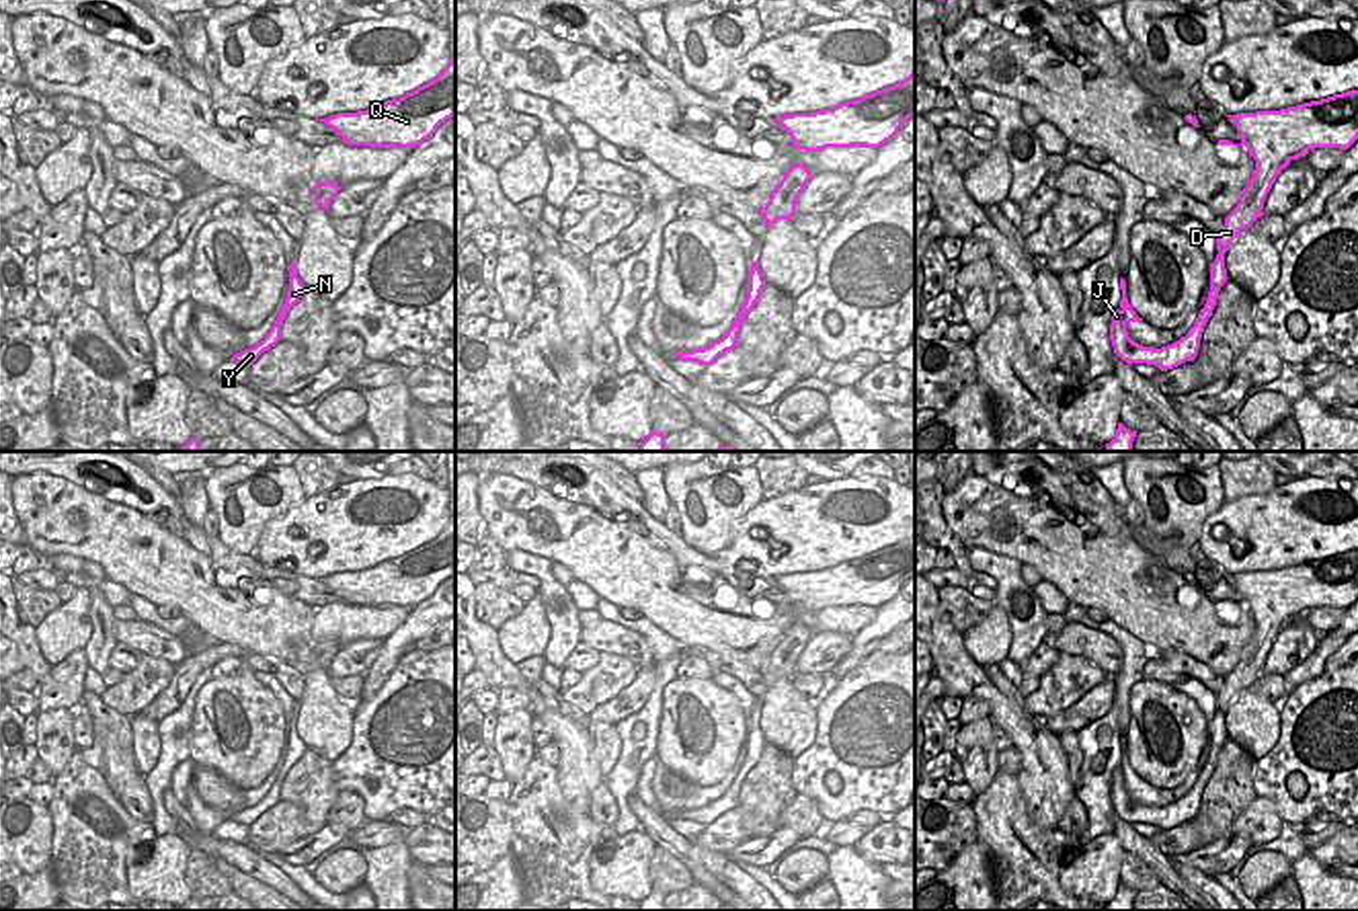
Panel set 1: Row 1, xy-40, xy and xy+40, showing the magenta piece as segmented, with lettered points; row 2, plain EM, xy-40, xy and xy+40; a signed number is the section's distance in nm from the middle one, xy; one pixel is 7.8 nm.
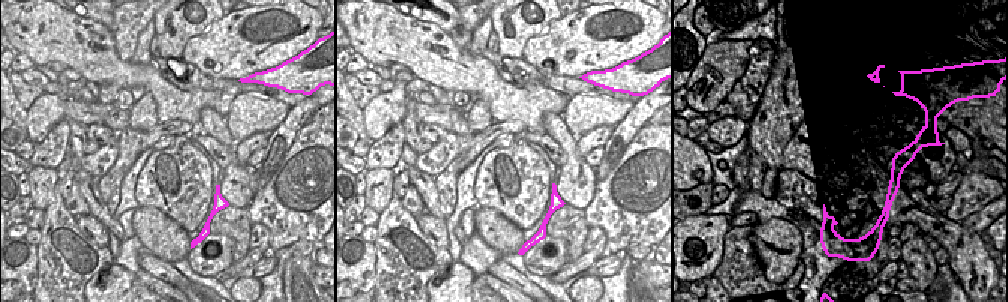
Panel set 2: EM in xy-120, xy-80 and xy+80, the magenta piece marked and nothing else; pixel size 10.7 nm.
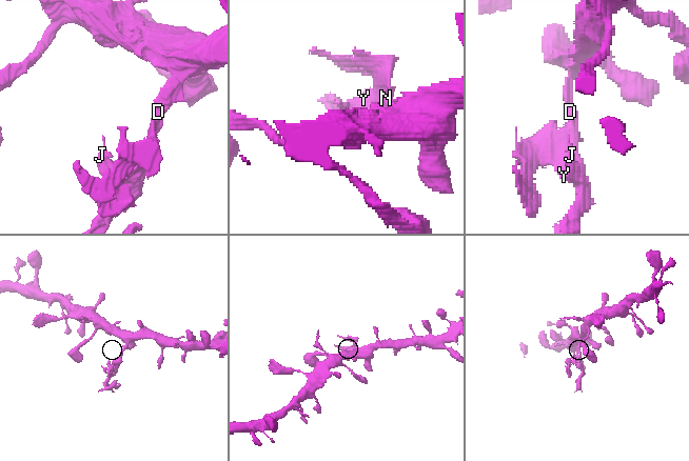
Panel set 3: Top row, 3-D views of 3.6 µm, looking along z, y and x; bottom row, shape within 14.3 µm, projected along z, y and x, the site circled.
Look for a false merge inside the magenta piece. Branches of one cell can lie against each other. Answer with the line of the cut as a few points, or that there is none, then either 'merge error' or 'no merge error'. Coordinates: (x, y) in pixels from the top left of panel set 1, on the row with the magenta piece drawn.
cut xy+40 (1256, 165), (1266, 177), (1274, 179); merge error

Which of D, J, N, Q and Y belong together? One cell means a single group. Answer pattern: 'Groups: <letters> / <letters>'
Groups: D J N Y / Q

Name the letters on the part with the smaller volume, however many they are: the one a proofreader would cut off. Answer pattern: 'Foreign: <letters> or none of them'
Foreign: D, J, N, Y

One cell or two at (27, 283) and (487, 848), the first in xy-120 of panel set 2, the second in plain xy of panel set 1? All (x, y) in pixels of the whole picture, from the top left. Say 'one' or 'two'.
one

